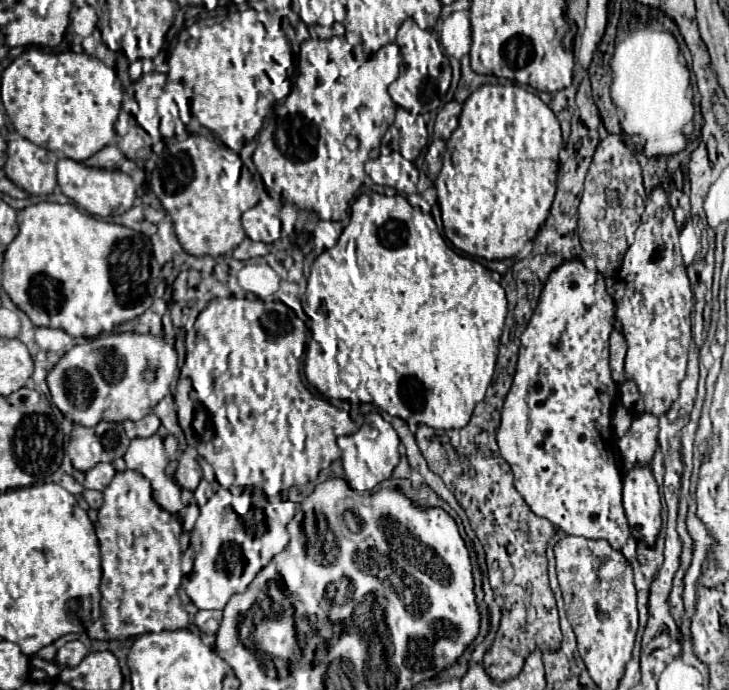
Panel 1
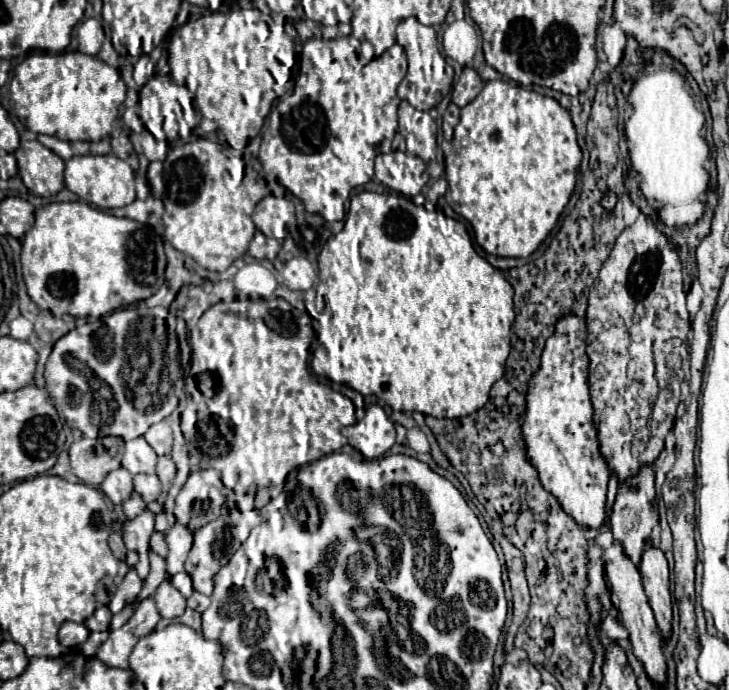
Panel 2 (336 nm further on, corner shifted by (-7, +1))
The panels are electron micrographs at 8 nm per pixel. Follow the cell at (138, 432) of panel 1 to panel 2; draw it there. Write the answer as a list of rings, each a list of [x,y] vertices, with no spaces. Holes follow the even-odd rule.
[[[168,420],[152,424],[148,428],[148,432],[144,434],[144,438],[154,448],[154,452],[158,456],[168,456],[170,454],[170,448],[172,448],[172,430],[170,430]]]

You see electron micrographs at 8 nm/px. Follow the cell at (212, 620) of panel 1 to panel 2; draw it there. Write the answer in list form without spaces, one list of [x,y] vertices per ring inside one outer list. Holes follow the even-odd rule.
[[[194,592],[194,594],[188,598],[188,608],[196,610],[196,612],[204,612],[204,610],[208,608],[208,604],[210,604],[210,598],[204,596],[204,594],[200,594],[200,592]]]

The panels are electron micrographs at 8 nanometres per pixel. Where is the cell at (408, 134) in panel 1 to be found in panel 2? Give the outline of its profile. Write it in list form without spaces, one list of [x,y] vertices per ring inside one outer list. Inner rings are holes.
[[[405,100],[398,108],[398,132],[406,138],[408,154],[422,158],[424,162],[434,160],[438,146],[436,141],[437,124],[428,112],[418,112]]]

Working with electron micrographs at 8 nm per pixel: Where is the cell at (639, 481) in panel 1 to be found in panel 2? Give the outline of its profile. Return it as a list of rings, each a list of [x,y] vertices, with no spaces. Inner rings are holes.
[[[648,542],[648,550],[642,556],[640,574],[644,580],[644,592],[652,606],[656,624],[662,632],[662,638],[668,640],[672,634],[672,596],[670,596],[670,578],[668,562],[660,548]]]

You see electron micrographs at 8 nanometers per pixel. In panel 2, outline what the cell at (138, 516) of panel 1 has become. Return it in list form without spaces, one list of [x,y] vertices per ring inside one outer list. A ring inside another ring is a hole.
[[[134,492],[134,494],[128,498],[128,502],[122,504],[122,508],[124,508],[126,518],[136,518],[136,516],[140,516],[140,514],[146,510],[146,502],[140,498],[140,494]]]

